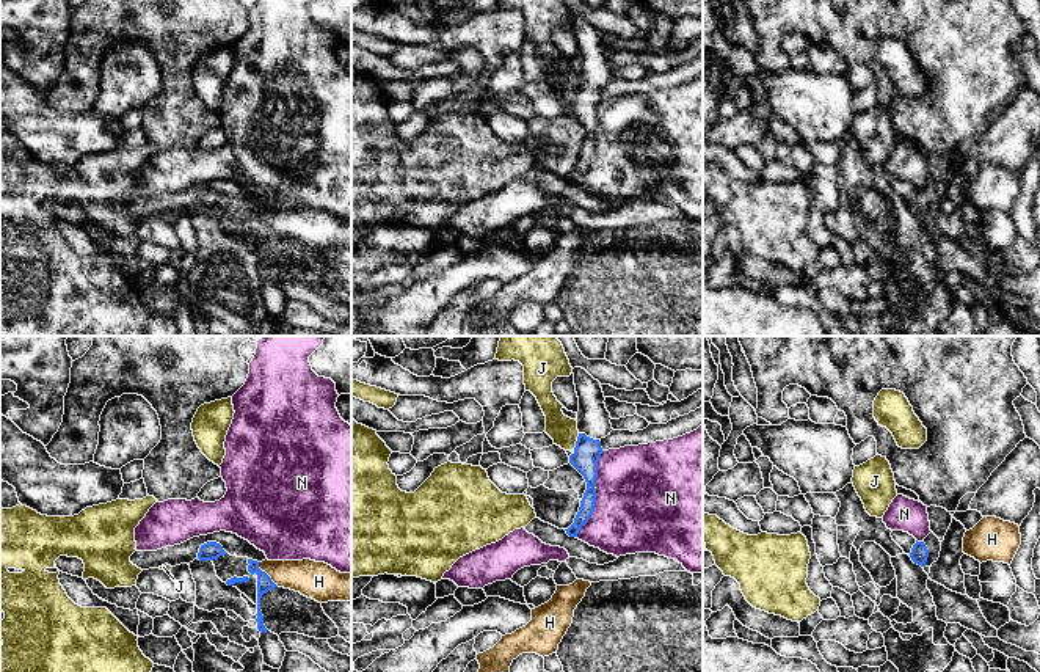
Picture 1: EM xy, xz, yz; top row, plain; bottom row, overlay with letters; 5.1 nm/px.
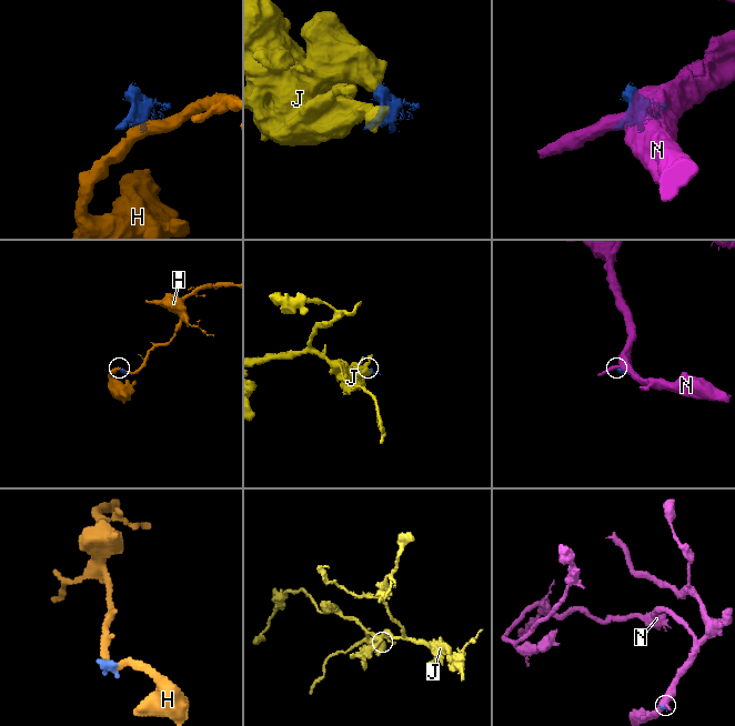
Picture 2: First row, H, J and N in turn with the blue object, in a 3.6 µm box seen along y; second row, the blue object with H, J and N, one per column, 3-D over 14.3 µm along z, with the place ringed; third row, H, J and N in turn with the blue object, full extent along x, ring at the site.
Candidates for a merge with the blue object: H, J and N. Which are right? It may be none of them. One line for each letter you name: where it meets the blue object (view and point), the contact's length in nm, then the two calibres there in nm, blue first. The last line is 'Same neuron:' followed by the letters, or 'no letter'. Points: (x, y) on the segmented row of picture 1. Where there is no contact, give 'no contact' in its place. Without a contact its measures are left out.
Same neuron: no letter

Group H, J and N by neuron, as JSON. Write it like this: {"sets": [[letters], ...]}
{"sets": [["H"], ["J"], ["N"]]}

